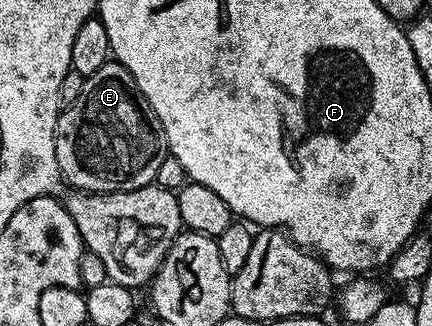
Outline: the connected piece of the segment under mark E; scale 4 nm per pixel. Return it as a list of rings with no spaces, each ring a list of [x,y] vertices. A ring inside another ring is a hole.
[[[109,59],[102,67],[98,67],[98,71],[94,71],[94,75],[84,79],[78,99],[74,99],[74,103],[61,112],[56,124],[56,154],[60,176],[73,190],[117,193],[153,184],[156,172],[169,152],[162,123],[142,95],[138,83],[134,83],[134,75],[130,75],[130,71],[126,71],[126,67],[115,59]]]

